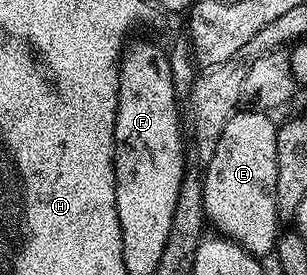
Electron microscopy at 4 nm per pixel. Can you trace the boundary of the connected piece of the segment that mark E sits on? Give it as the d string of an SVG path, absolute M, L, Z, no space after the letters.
M245 108L227 119L227 127L223 127L223 135L219 135L219 143L215 143L215 151L204 166L203 207L208 224L213 224L220 236L230 237L254 255L272 254L279 236L275 199L278 122L272 121L268 112Z

